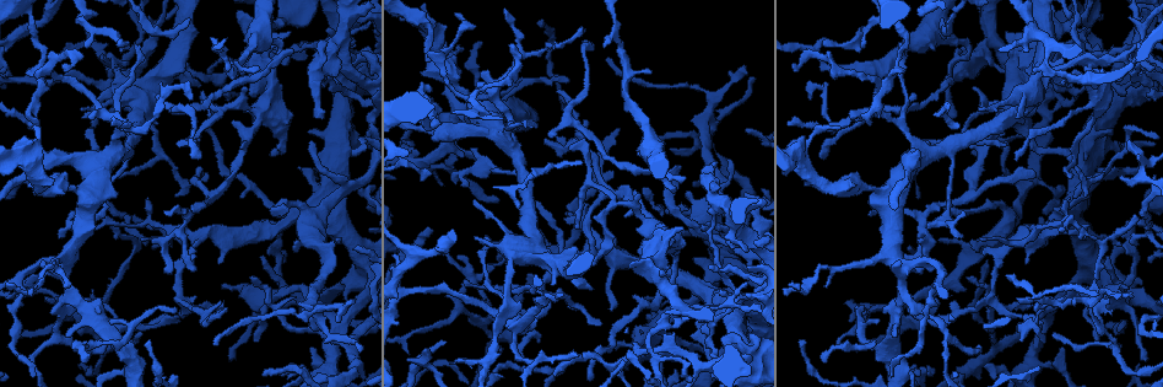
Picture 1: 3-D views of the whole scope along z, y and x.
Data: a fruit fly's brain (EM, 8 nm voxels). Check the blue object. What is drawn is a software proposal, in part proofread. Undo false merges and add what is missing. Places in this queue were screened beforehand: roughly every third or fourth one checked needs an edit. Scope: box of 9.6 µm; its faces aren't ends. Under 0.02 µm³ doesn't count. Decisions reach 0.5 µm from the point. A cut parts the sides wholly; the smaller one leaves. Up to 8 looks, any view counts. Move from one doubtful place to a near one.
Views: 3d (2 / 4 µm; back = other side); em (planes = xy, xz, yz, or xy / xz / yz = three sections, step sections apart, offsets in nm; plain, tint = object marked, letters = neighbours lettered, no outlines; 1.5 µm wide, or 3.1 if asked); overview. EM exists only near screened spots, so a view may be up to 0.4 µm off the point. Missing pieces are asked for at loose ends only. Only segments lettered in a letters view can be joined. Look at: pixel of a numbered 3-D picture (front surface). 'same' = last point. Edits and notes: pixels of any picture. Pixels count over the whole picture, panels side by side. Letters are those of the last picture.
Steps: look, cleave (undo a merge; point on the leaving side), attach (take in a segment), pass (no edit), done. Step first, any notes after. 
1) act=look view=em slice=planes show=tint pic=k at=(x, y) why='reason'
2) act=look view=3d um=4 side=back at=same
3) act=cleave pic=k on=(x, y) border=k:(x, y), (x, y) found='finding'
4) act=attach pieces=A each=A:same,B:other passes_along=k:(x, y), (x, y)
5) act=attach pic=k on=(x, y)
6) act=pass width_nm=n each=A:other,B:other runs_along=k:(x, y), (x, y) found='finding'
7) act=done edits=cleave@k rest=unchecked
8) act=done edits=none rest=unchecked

act=look view=em slice=xy step=4 show=tint pic=1 at=(747, 71) why='branch stops here'

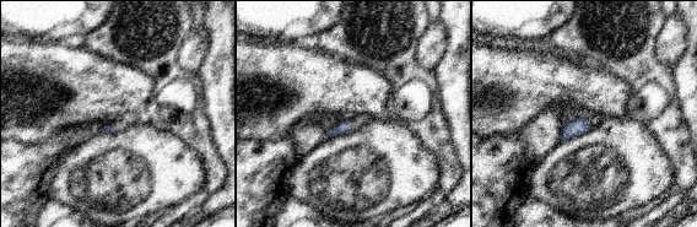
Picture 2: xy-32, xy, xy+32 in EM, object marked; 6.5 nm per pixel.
act=look view=em slice=xy step=4 show=letters at=same why='what lies round it'

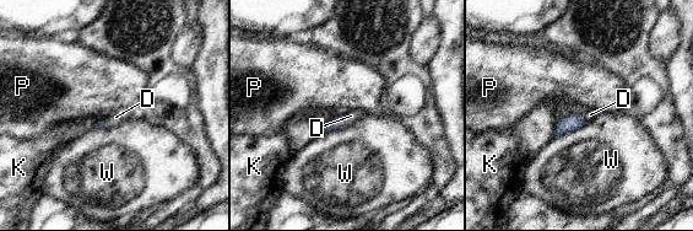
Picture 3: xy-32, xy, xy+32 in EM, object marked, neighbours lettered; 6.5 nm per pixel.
act=attach pieces=D each=D:same,K:other,P:other,W:other passes_along=3:(333, 124), (340, 121), (351, 116) found='the neuron continues'

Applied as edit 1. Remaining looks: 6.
act=look view=em slice=xz step=4 show=letters pic=1 at=(165, 211) why='free end'

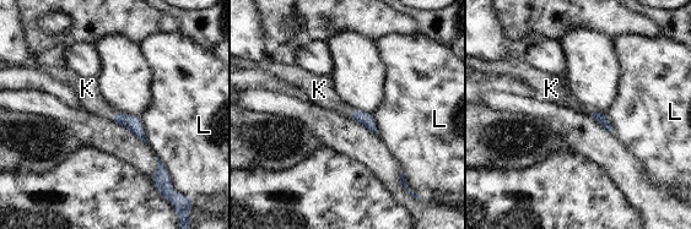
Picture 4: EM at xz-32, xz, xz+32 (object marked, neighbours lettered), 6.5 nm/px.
act=look view=em slice=planes show=letters at=same

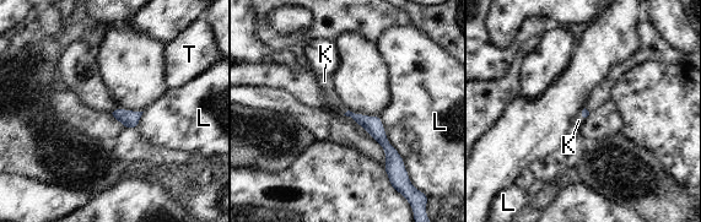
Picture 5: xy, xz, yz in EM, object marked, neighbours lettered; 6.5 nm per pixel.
act=attach pieces=K each=K:same,L:other,T:other passes_along=5:(373, 126), (346, 112), (324, 81) found='it goes on there'

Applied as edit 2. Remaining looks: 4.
act=look view=3d um=2 pic=1 at=(471, 275) why='touches itself'

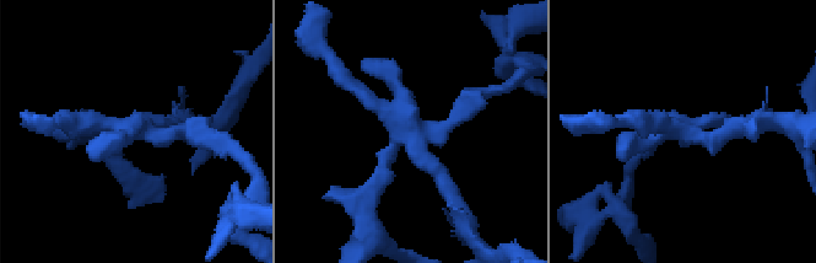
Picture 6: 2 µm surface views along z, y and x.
act=look view=em slice=xy step=8 show=tint pic=6 at=(135, 136)

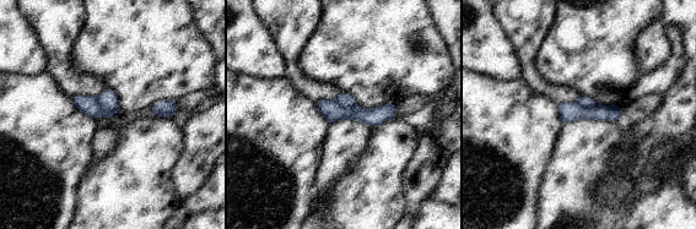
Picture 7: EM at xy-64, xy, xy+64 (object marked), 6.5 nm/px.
act=look view=em slice=planes show=letters at=same

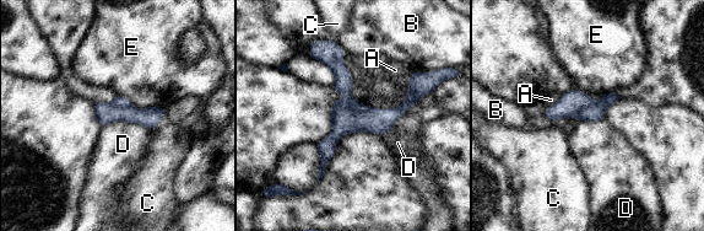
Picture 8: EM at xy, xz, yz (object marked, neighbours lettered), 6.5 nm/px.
act=cleave pic=8 on=(595, 113) each=A:other,B:other,C:other,D:other,E:other found='two neurons meet here'

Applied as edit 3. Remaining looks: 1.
act=done edits=attach@3,attach@5,cleave@8 rest=unchecked

